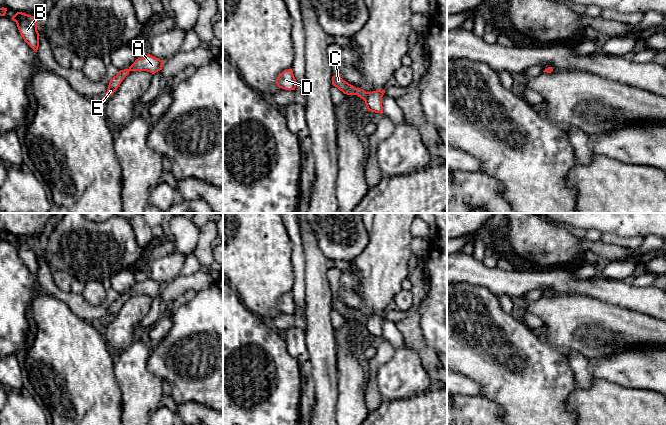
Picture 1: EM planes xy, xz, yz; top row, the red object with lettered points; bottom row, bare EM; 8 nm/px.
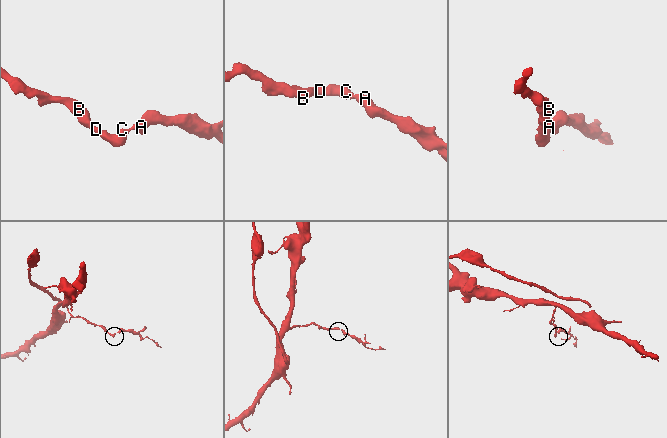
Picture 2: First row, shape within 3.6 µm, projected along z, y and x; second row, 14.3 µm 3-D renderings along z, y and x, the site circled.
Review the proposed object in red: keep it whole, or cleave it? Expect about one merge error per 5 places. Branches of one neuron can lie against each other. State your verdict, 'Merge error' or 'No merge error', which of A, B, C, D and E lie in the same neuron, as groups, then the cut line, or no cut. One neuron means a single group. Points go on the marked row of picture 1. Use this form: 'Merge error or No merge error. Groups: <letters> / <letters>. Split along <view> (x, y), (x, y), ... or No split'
No merge error. Groups: A B C D E. No split

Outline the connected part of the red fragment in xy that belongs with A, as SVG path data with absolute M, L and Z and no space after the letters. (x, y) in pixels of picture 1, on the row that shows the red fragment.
M149 53L143 58L136 59L128 69L120 70L119 73L110 80L107 92L102 100L112 95L117 90L130 71L147 71L155 74L162 70L163 63L162 60L150 55Z

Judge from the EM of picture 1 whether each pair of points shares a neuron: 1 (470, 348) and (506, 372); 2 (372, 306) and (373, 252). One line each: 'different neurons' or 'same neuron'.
1: same neuron
2: same neuron

